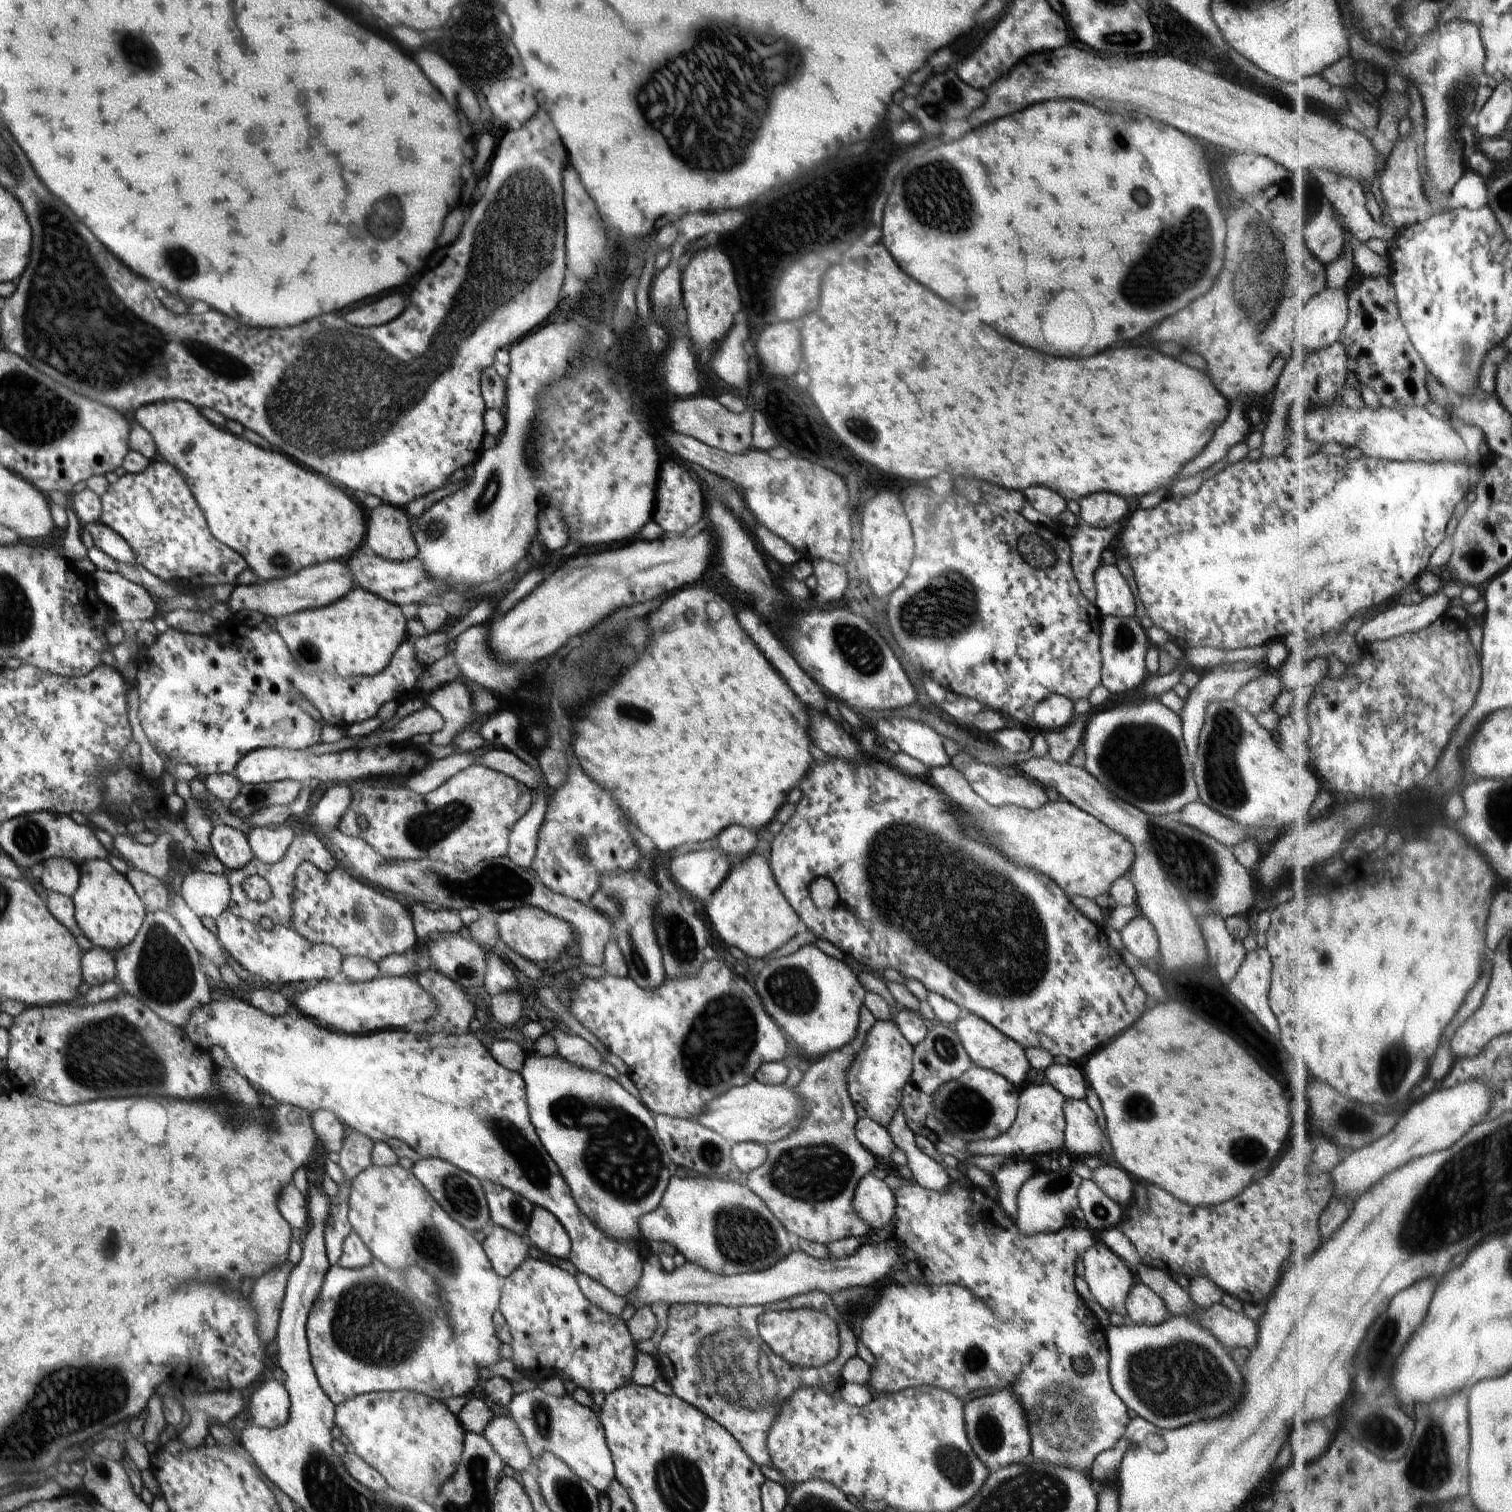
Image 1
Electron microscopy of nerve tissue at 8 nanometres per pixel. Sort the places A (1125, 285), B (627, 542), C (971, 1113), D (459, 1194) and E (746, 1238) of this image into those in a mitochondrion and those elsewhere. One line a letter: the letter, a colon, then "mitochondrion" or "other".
A: mitochondrion
B: other
C: mitochondrion
D: mitochondrion
E: mitochondrion

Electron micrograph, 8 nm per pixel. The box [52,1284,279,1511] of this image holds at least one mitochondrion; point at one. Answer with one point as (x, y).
(103, 1474)

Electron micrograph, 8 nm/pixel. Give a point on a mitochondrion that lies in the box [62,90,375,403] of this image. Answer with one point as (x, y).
(186, 267)

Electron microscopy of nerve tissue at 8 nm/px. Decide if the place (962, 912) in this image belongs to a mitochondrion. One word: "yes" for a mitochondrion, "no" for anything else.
yes

